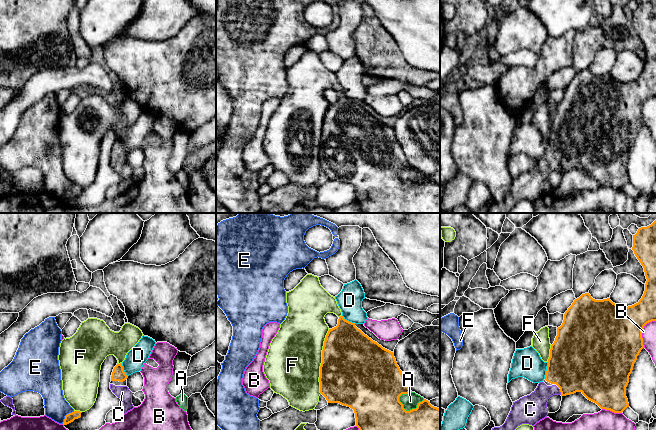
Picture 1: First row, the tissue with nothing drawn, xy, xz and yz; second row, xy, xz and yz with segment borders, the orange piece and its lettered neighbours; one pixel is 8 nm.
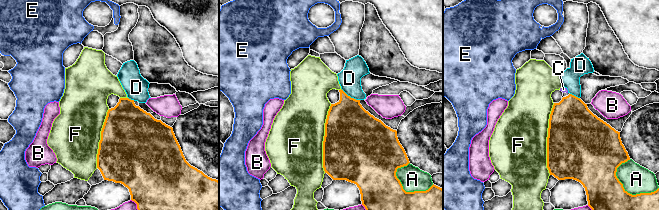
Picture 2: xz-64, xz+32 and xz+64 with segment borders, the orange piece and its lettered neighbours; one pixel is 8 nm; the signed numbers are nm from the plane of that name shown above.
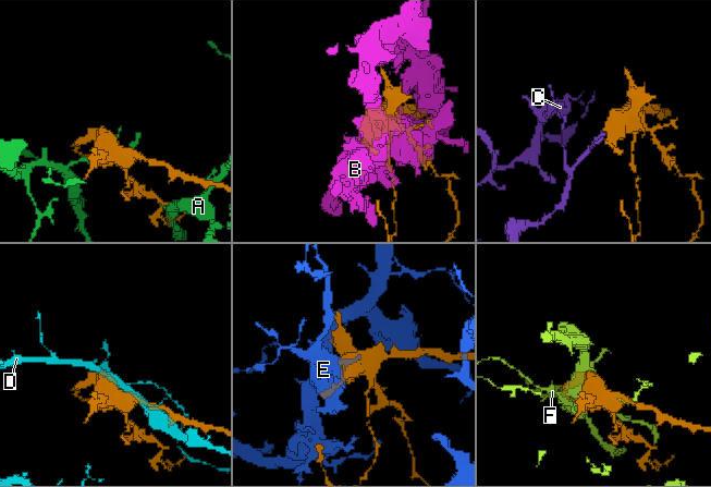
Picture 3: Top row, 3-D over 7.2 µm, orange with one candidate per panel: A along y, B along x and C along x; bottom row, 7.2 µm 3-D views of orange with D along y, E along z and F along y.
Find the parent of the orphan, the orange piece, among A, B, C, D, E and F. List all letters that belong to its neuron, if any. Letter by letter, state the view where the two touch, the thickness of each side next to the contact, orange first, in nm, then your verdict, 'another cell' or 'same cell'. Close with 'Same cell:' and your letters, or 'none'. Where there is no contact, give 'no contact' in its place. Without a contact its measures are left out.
A: xz | 340/130 nm | another cell
B: yz | 500/110 nm | another cell
C: yz | 440/200 nm | same cell
D: yz | 460/240 nm | another cell
E: xy | 70/190 nm | another cell
F: xz | 500/440 nm | another cell
Same cell: C

